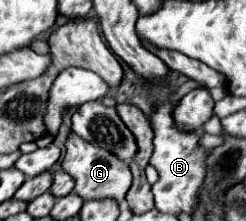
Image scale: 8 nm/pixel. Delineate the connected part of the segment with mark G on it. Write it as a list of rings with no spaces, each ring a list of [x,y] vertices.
[[[71,131],[67,135],[67,143],[65,145],[67,145],[67,153],[65,153],[63,161],[61,161],[61,167],[75,179],[75,189],[73,191],[81,193],[81,197],[85,201],[113,197],[115,201],[121,203],[125,193],[129,191],[129,185],[131,185],[129,165],[125,161],[121,161],[117,155],[113,155],[109,149],[85,141],[75,131]]]

